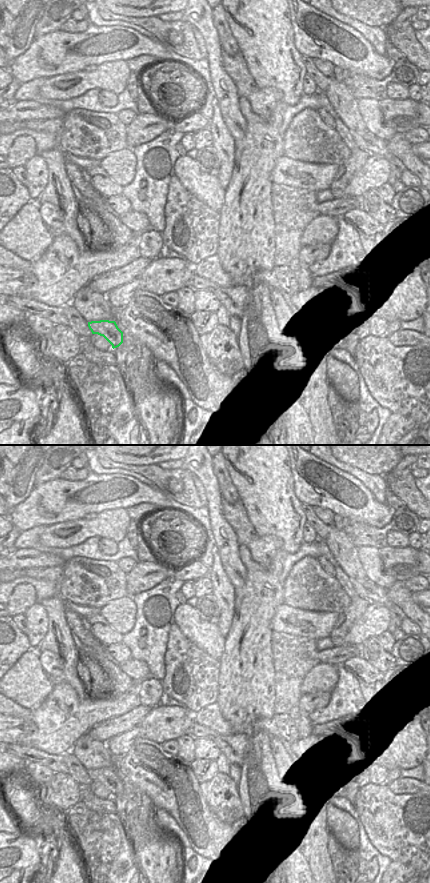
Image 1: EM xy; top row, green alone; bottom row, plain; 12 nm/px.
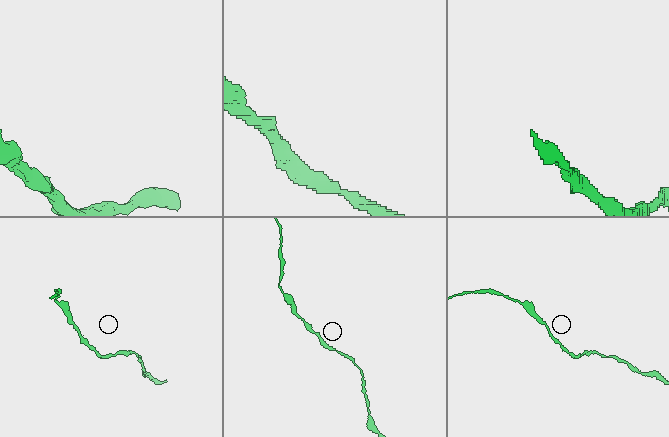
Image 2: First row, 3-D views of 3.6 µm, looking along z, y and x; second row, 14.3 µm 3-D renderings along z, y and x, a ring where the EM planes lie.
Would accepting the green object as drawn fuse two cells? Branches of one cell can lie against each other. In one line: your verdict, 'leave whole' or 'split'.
leave whole

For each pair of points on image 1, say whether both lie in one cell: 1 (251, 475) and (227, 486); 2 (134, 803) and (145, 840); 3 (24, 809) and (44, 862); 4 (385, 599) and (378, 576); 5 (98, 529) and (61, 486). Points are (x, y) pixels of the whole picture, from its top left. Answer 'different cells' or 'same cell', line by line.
1: different cells
2: same cell
3: different cells
4: different cells
5: different cells

